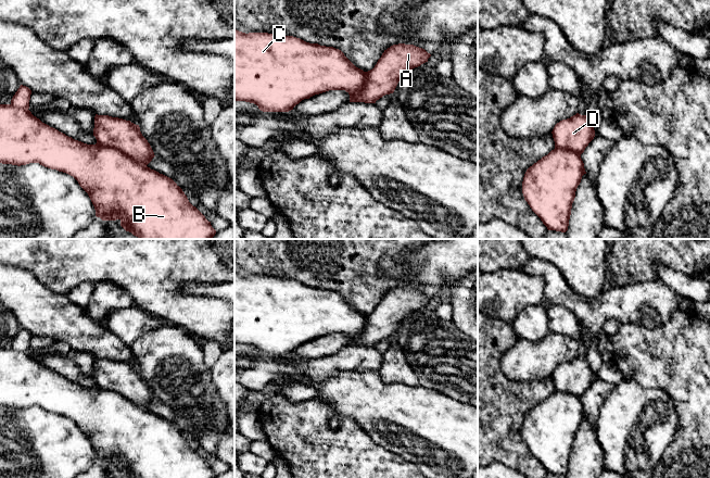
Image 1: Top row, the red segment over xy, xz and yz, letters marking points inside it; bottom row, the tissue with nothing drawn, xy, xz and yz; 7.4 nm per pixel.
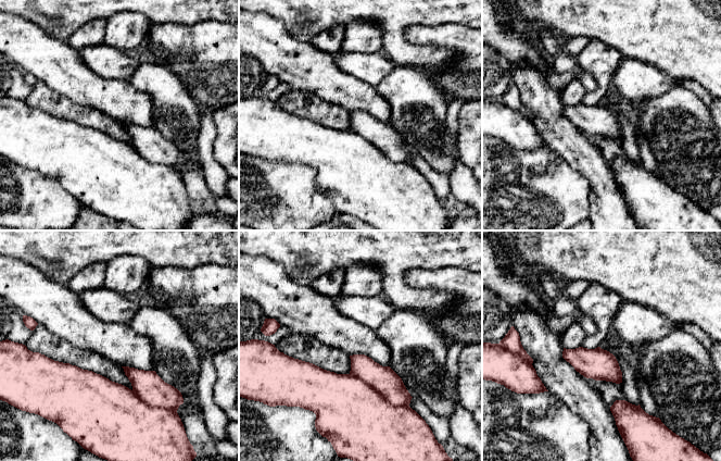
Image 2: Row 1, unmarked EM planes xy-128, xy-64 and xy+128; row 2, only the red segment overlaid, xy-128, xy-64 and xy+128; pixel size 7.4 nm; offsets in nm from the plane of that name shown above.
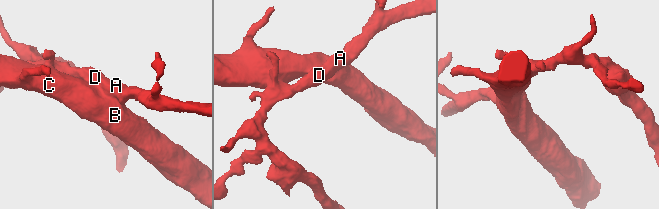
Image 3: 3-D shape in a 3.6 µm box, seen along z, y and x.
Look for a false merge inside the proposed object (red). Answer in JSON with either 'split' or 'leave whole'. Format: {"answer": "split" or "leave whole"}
{"answer": "leave whole"}

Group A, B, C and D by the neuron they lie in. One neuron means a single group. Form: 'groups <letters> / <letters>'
groups A B C D

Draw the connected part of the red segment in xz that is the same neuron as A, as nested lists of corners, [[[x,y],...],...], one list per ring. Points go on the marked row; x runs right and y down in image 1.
[[[234,29],[234,101],[254,103],[263,112],[289,112],[304,99],[329,90],[345,90],[350,102],[376,103],[385,95],[393,93],[401,77],[410,70],[428,62],[431,56],[414,45],[393,45],[382,53],[375,67],[368,72],[356,67],[344,53],[333,47],[309,43],[293,36],[268,33],[242,33]]]

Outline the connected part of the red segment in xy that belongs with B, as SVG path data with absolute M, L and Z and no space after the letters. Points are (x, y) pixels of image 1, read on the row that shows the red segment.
M21 85L10 104L0 104L0 163L40 165L73 176L88 193L96 216L102 221L121 221L121 226L139 239L213 239L216 230L205 216L193 206L182 189L169 177L151 169L147 165L155 156L142 136L139 125L109 115L94 116L93 136L96 144L87 144L59 131L34 116L29 109L31 90Z

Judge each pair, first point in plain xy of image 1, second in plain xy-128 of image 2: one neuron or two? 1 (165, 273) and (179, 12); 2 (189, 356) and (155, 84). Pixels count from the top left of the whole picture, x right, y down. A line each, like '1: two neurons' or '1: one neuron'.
1: one neuron
2: one neuron

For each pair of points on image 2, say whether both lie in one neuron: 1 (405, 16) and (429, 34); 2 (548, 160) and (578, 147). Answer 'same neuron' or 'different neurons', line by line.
1: different neurons
2: different neurons

